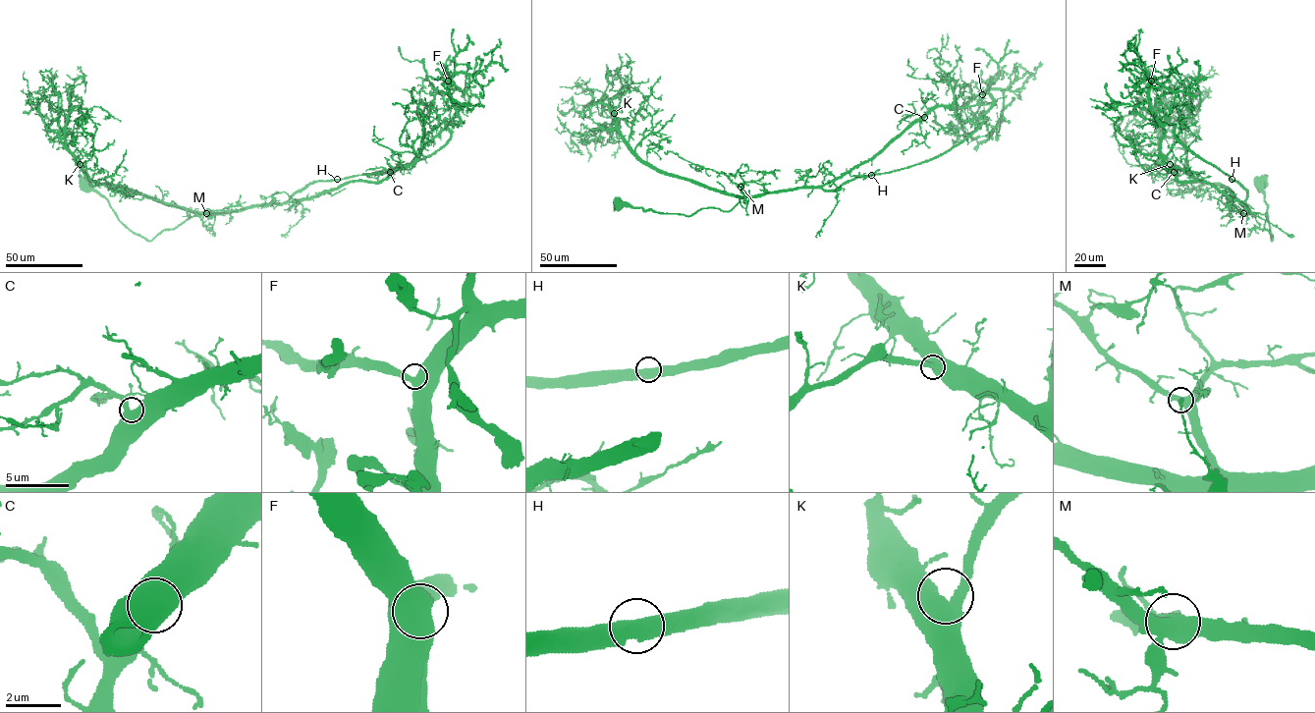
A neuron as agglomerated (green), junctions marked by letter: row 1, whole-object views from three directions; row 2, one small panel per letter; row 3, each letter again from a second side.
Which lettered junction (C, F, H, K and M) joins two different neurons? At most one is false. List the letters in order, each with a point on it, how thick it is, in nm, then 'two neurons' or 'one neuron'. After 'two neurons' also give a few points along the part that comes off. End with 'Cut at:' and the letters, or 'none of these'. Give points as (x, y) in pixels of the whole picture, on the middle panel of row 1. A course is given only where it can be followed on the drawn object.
C: place (924, 117); calibre 550 nm; one neuron
F: place (982, 94); calibre 600 nm; one neuron
H: place (871, 175); calibre 600 nm; one neuron
K: place (614, 113); calibre 600 nm; one neuron
M: place (740, 187); calibre 650 nm; one neuron
Cut at: none of these

